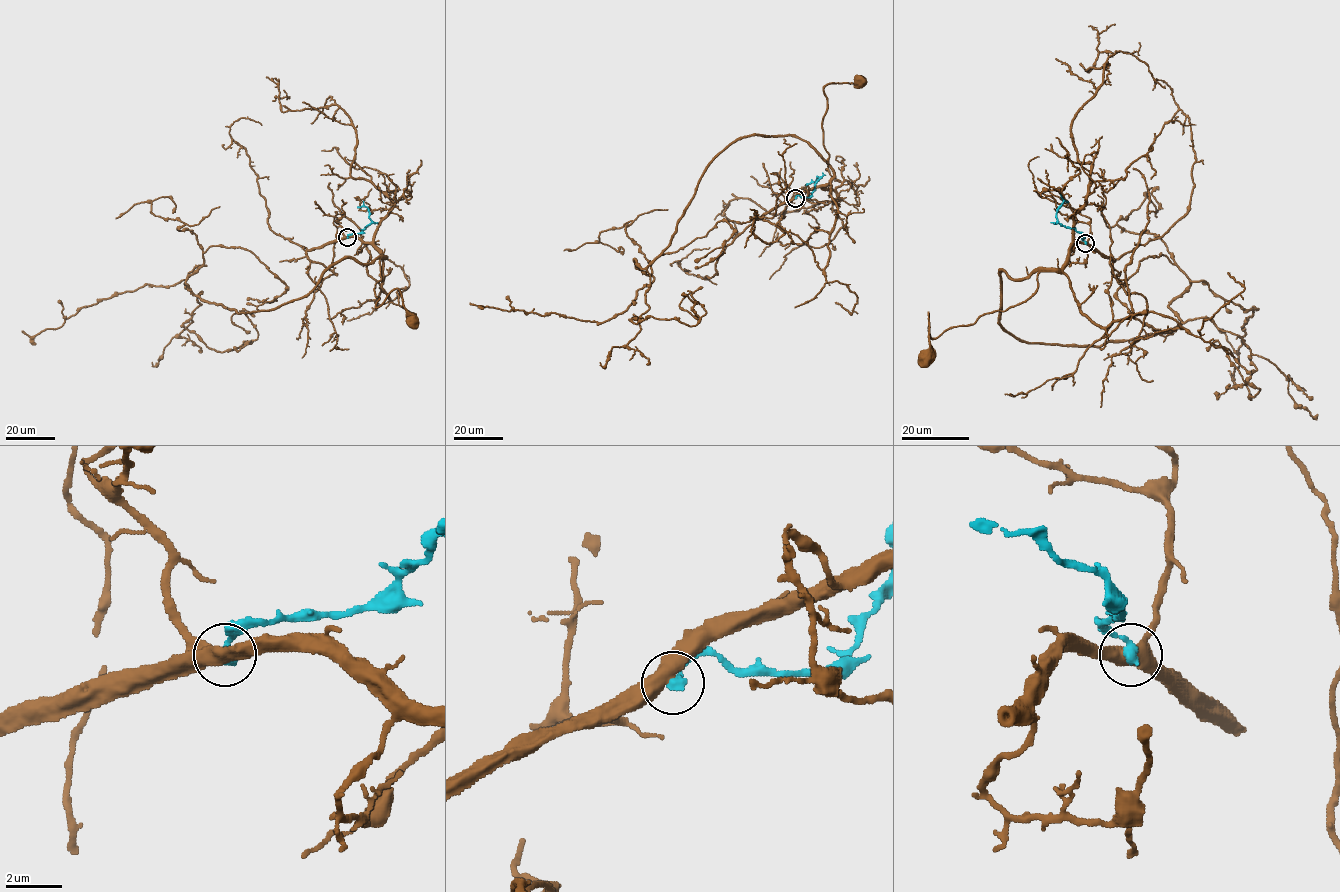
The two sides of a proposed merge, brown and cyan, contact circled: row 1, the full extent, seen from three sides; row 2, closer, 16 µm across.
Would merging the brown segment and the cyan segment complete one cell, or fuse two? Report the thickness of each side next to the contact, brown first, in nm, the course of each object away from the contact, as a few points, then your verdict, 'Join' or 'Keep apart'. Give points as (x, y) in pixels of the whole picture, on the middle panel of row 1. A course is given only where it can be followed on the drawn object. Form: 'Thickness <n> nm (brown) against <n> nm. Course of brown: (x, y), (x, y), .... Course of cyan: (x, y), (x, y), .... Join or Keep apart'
Thickness 550 nm (brown) against 400 nm. Course of brown: (795, 198), (813, 187), (824, 186), (834, 176), (823, 142), (827, 108), (824, 87), (860, 81). Course of cyan: (795, 198), (809, 197), (820, 178), (817, 176), (814, 182), (805, 185). Keep apart

